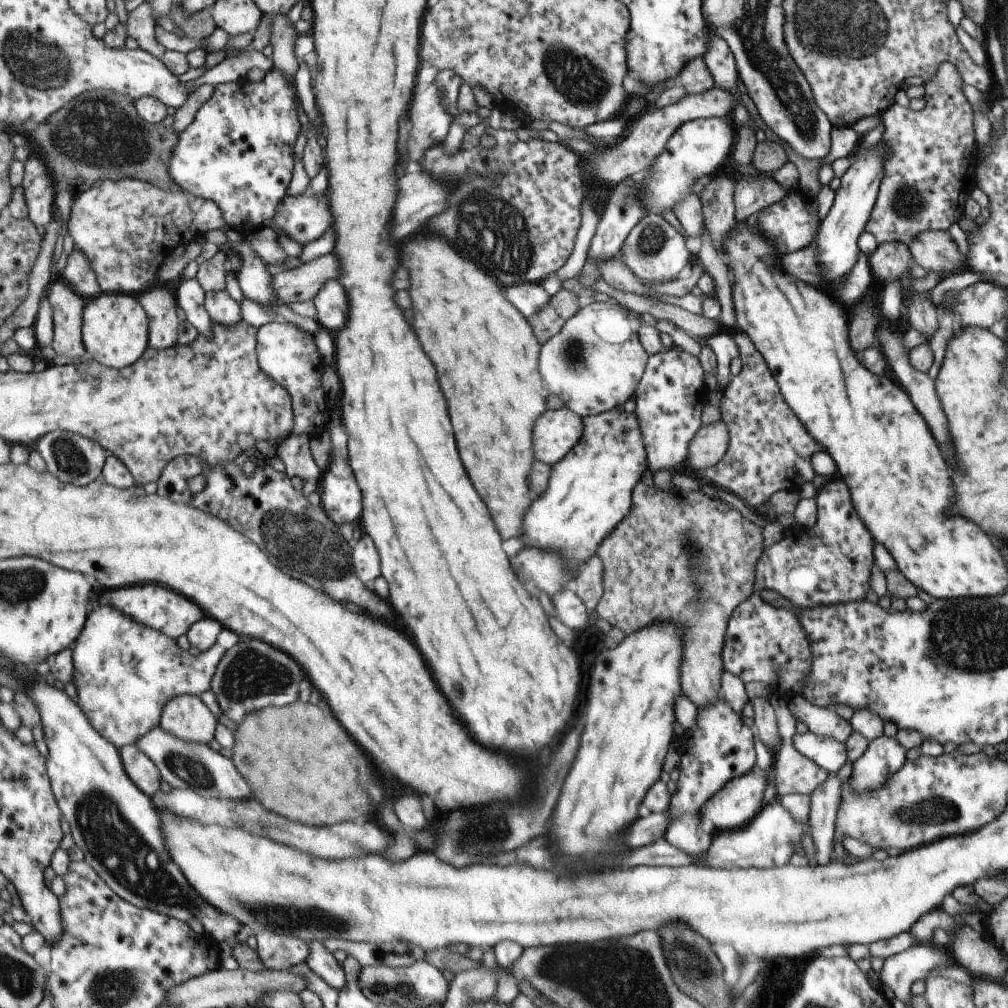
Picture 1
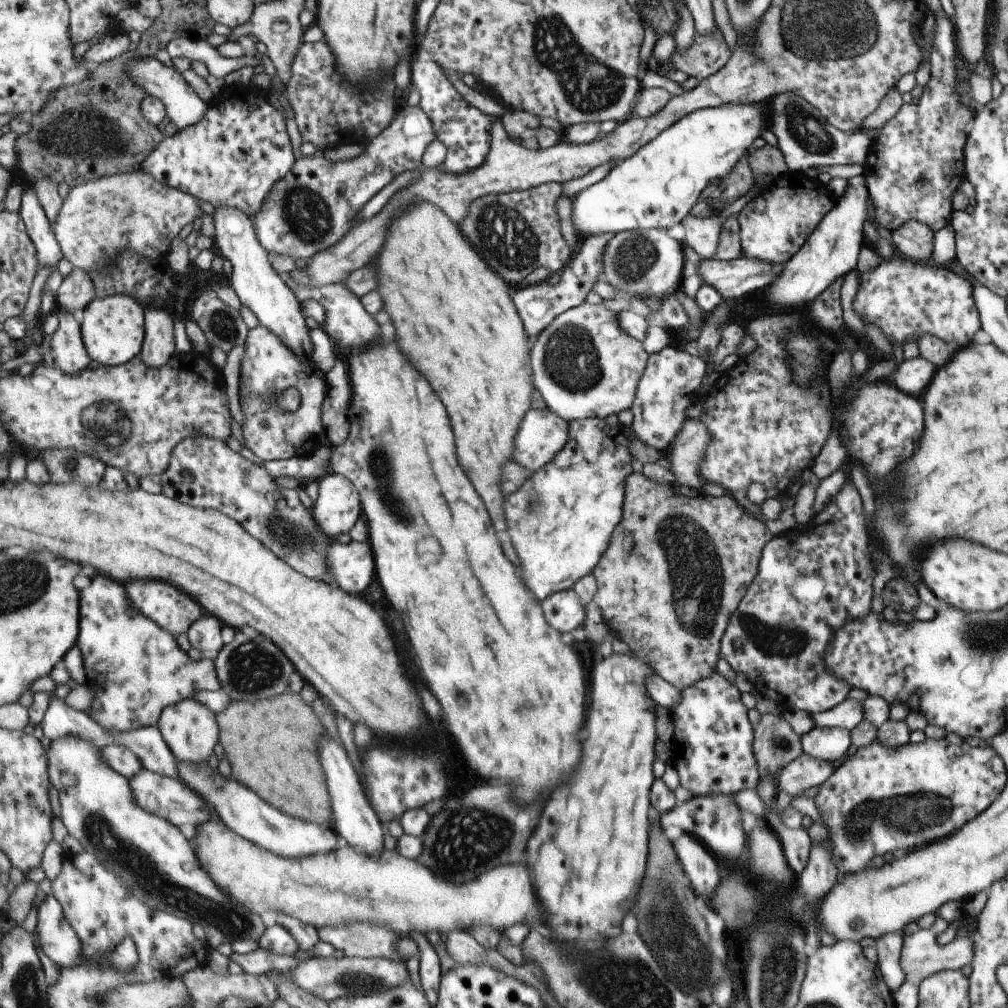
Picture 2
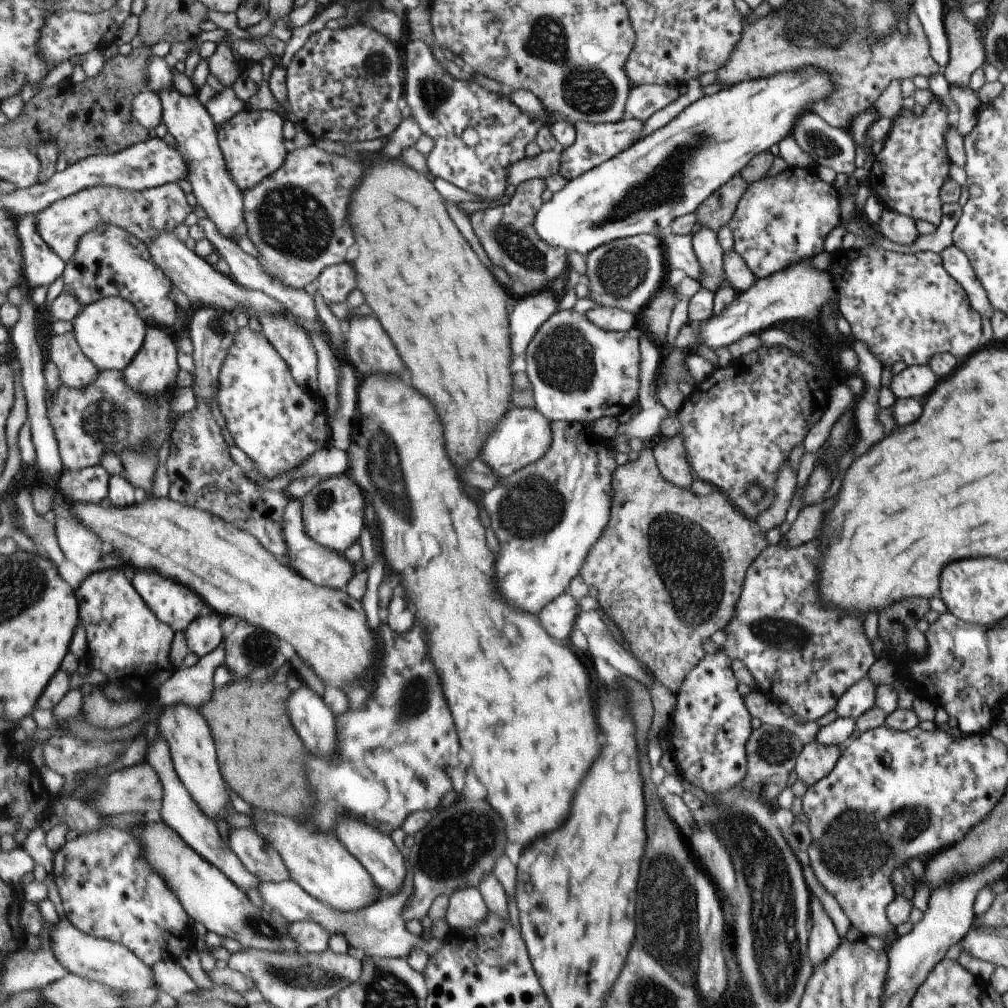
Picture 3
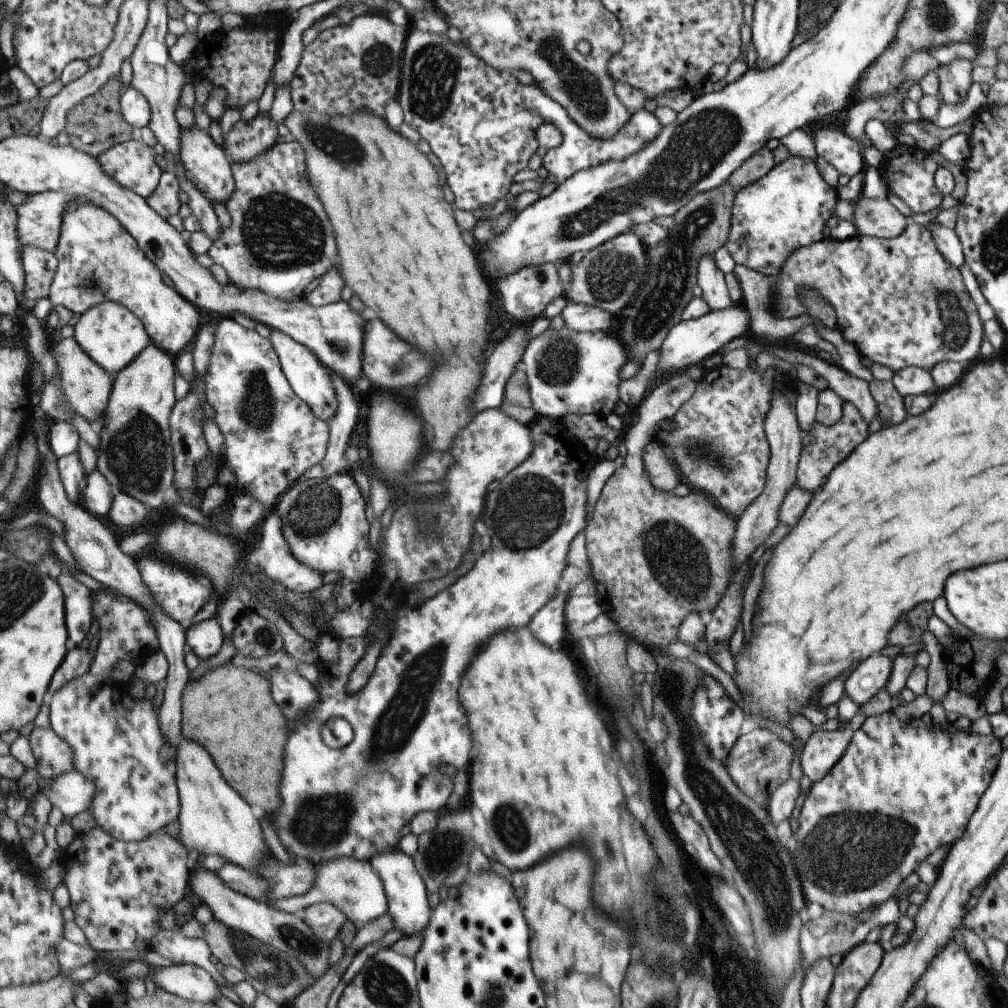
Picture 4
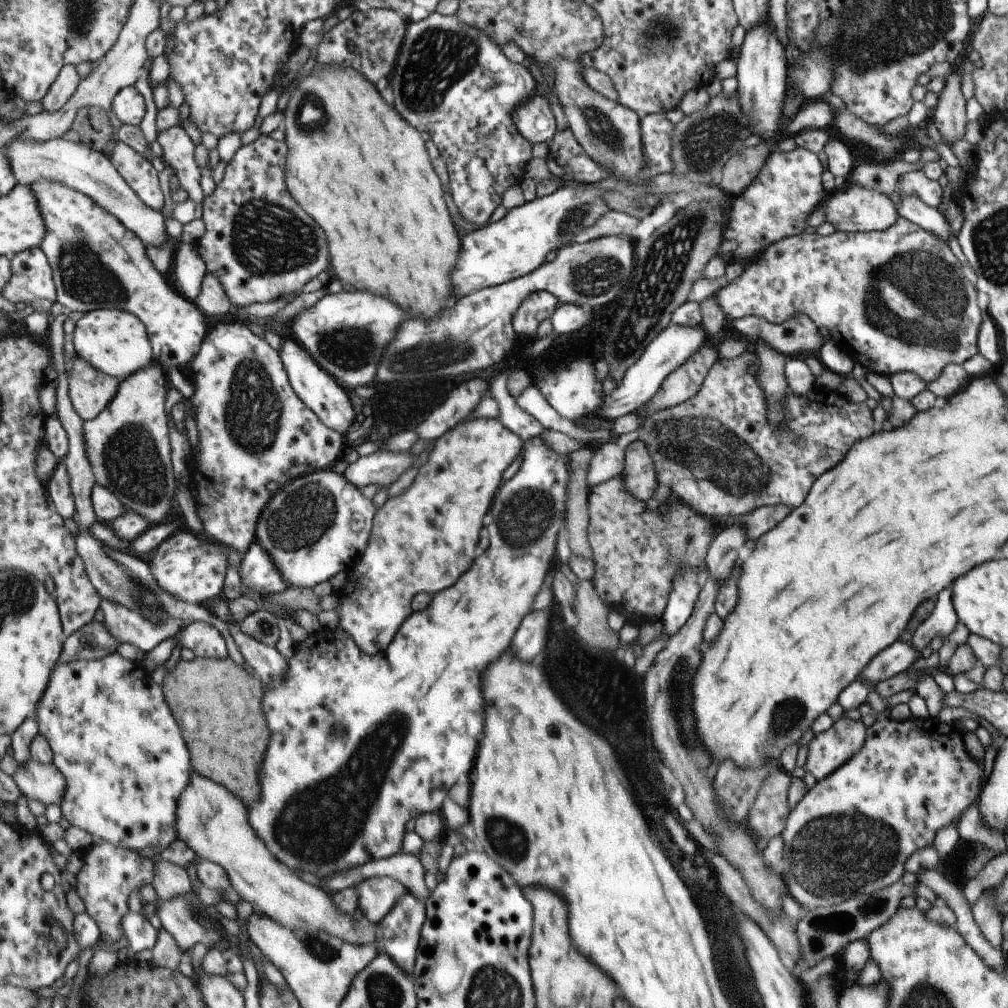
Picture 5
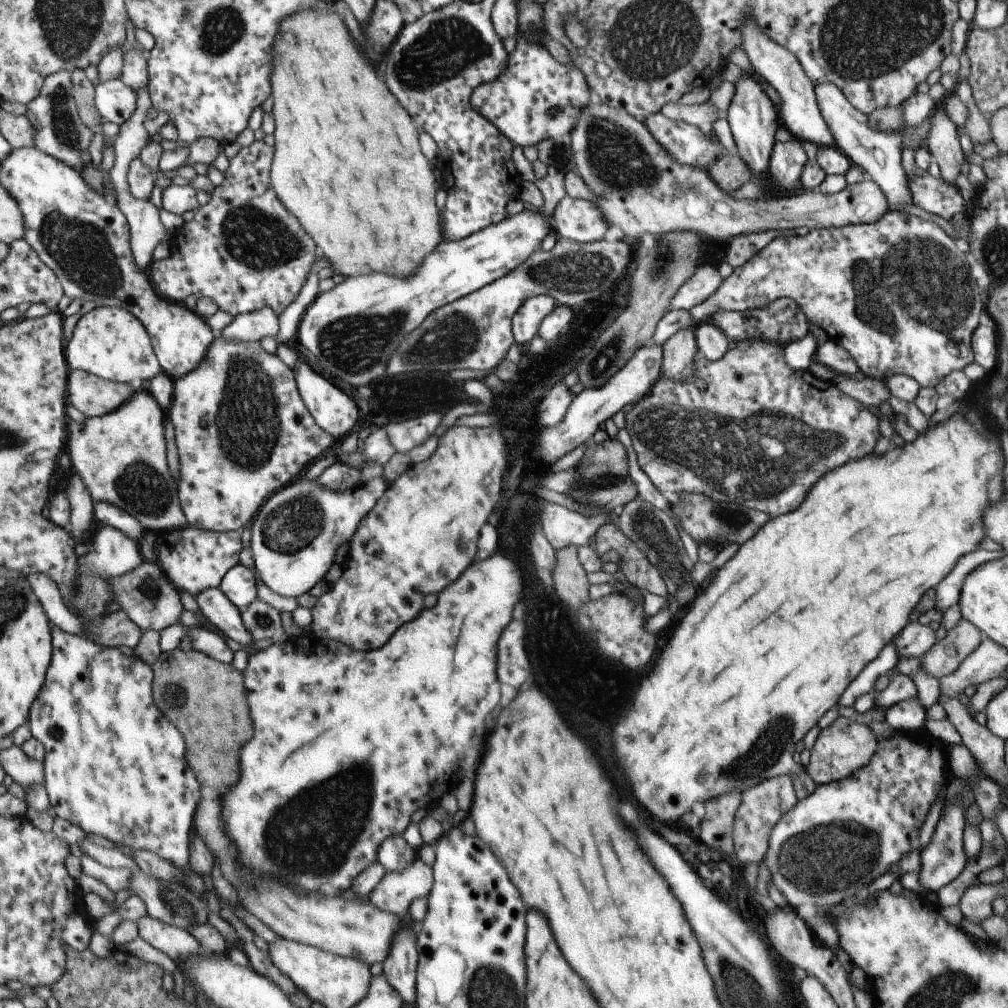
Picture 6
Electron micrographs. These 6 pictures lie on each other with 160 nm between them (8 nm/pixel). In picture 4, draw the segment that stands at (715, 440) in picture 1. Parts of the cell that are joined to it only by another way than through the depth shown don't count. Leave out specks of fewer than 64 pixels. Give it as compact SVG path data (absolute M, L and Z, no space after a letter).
M656 440L645 444L641 462L643 462L645 474L649 476L649 484L655 490L661 490L661 492L672 491L673 488L681 484L680 476L675 470L675 464L669 462L666 449Z

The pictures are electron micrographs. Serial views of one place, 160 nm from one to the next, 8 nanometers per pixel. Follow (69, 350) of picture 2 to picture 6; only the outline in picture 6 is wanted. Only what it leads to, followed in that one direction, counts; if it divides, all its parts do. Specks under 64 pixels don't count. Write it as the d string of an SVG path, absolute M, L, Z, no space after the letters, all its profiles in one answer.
M72 369L67 400L85 417L98 417L116 411L141 387L138 383L120 383L83 369Z

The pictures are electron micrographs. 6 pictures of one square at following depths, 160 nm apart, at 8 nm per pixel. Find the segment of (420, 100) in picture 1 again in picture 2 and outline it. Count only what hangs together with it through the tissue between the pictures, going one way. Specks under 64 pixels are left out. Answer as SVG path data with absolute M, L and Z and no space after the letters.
M419 104L416 106L406 105L398 110L396 118L393 119L393 128L387 128L381 136L377 136L371 142L371 146L367 148L367 152L361 154L359 158L331 164L331 161L328 161L323 154L319 154L296 161L296 166L276 184L266 199L264 208L253 219L261 244L269 253L281 253L293 257L295 260L305 258L306 261L318 252L335 246L347 234L347 230L353 226L347 222L353 222L357 212L361 212L361 208L375 194L379 194L399 174L423 168L424 154L435 139L437 139L436 128L428 112L425 112L425 109L421 108Z

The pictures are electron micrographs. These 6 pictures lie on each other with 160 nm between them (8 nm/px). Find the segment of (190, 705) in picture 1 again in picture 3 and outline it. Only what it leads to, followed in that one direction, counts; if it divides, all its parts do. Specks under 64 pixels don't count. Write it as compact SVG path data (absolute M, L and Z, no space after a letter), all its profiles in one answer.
M174 704L168 706L159 716L158 725L164 739L168 742L171 758L173 759L176 771L191 796L198 806L207 813L210 819L225 818L225 808L229 804L229 792L225 788L223 774L219 770L217 762L217 748L213 740L213 732L199 714L197 708L191 708L186 704Z

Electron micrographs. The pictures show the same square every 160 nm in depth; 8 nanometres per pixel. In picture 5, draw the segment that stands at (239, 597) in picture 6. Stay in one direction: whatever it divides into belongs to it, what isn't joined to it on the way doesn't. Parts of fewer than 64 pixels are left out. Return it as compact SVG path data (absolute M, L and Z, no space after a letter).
M257 540L241 560L243 585L260 596L285 592L290 586L271 553Z

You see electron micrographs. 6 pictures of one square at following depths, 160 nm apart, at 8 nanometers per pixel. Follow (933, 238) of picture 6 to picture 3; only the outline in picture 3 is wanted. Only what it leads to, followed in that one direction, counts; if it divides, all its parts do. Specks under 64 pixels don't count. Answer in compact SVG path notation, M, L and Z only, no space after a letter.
M839 248L831 254L829 268L831 278L843 274L843 280L837 282L839 312L851 326L849 328L851 336L859 338L869 346L869 350L878 358L882 368L894 362L904 362L906 366L925 365L934 354L939 353L951 353L958 362L962 362L965 356L981 347L980 314L969 306L961 285L943 268L939 254L931 251L904 254L875 248L862 250Z

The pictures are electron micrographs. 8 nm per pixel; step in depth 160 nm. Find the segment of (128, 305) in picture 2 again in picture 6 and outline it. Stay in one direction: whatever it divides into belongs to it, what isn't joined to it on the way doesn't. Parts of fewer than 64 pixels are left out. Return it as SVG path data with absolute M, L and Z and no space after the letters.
M96 307L77 322L66 345L68 366L120 383L144 384L164 372L152 336L138 316L121 307Z

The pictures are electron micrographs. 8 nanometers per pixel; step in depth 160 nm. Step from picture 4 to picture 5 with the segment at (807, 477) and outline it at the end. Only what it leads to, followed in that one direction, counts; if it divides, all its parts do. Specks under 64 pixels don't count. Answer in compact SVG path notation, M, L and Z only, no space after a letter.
M745 352L736 359L719 357L690 399L659 412L640 413L642 423L637 428L638 440L644 442L654 462L659 486L666 486L675 501L704 517L740 517L757 507L779 504L793 508L803 502L813 480L843 458L845 448L849 450L857 438L867 438L873 434L872 411L865 403L852 403L842 394L817 384L804 397L795 396L787 388L788 416L779 429L771 428L766 421L763 391L757 384L756 376L745 372L749 362L758 367L754 352Z

